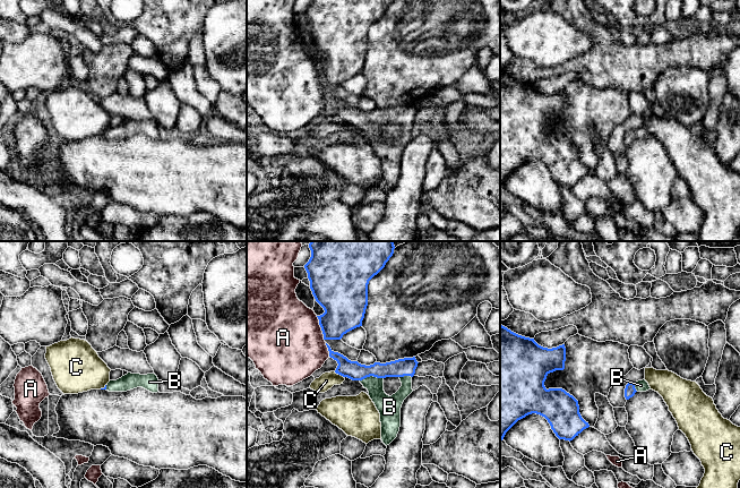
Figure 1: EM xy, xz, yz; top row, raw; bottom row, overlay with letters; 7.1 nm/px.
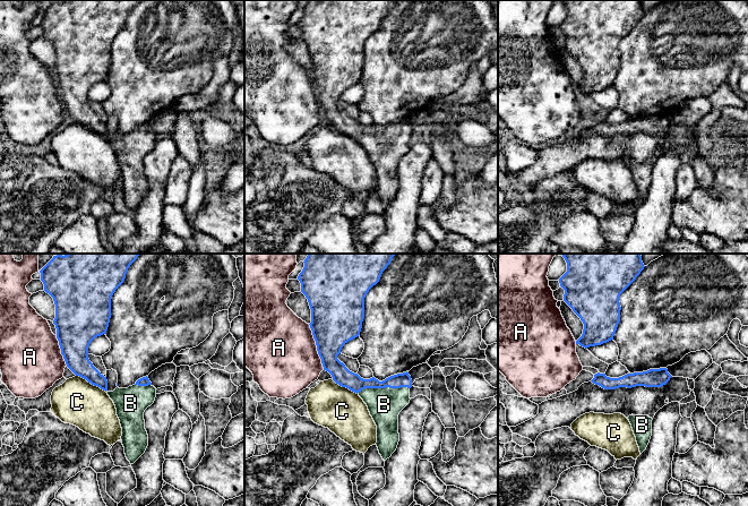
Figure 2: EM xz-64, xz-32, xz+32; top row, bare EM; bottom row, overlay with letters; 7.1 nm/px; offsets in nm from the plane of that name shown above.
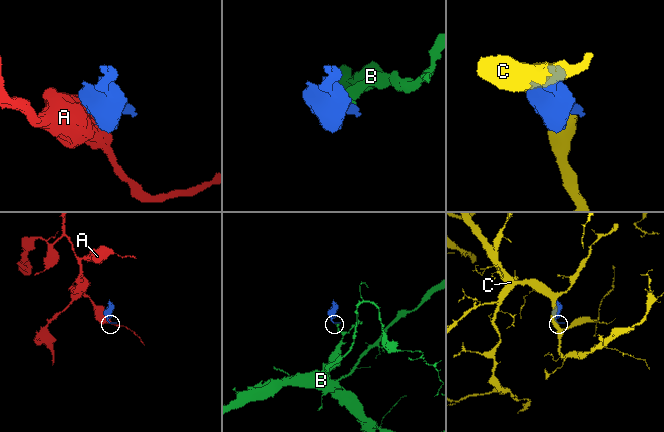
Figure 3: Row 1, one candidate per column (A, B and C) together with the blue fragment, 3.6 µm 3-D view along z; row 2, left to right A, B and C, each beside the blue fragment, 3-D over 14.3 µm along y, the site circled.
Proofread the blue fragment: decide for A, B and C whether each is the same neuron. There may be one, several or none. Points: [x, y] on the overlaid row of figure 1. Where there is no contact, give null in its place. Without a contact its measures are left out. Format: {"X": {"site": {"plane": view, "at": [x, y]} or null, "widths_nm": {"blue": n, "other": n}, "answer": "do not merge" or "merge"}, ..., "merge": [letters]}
{"A": {"site": {"plane": "xz", "at": [321, 328]}, "widths_nm": {"blue": 320, "other": 500}, "answer": "do not merge"}, "B": {"site": {"plane": "xz", "at": [371, 375]}, "widths_nm": {"blue": 130, "other": 150}, "answer": "merge"}, "C": {"site": {"plane": "xz", "at": [338, 374]}, "widths_nm": {"blue": 130, "other": 110}, "answer": "do not merge"}, "merge": ["B"]}

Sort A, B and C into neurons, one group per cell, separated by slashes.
A / B / C

